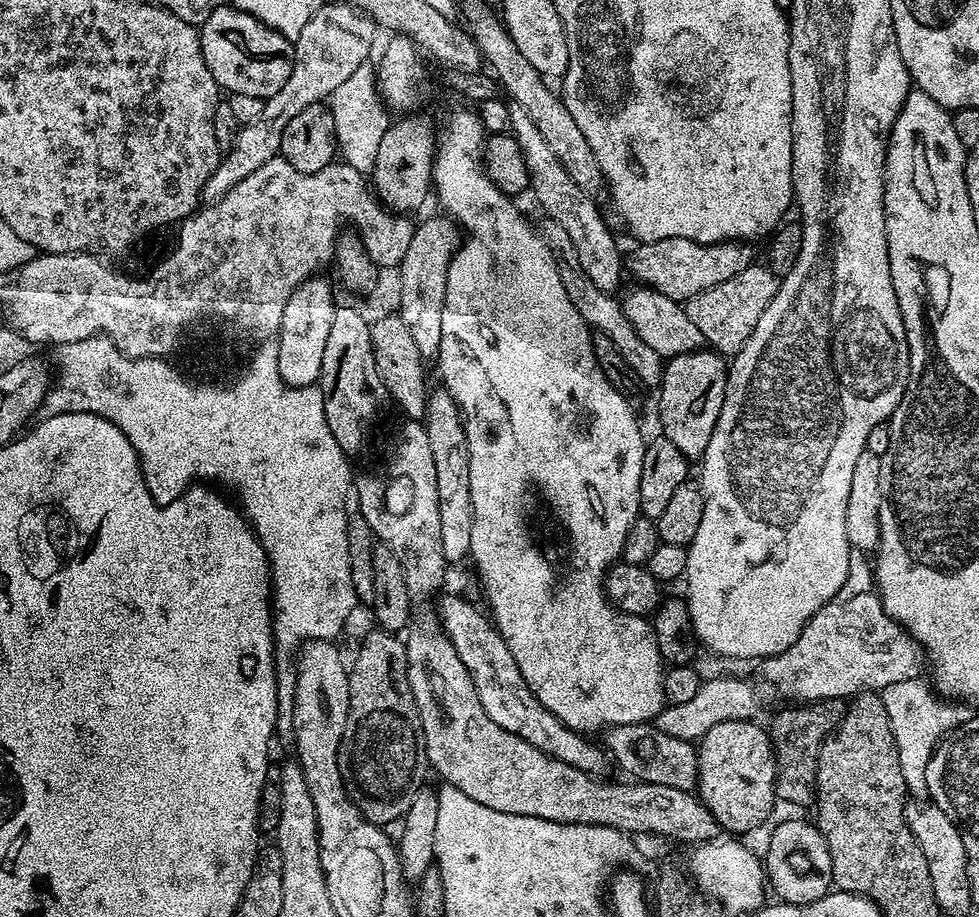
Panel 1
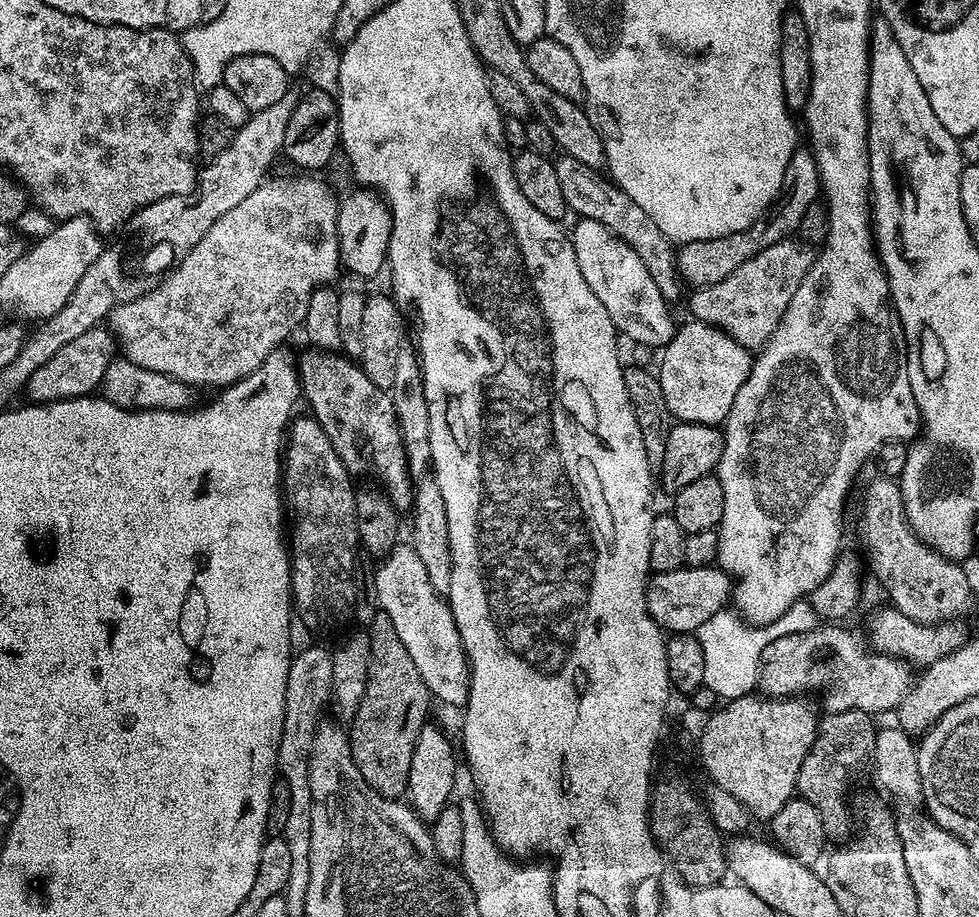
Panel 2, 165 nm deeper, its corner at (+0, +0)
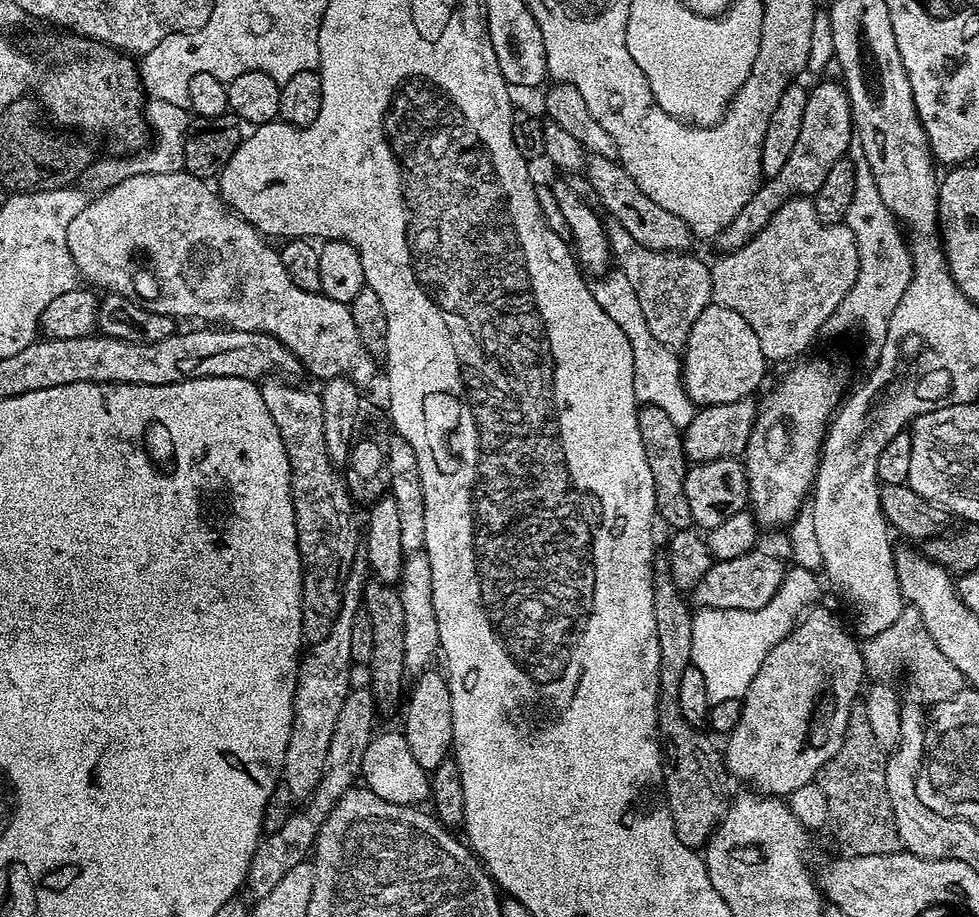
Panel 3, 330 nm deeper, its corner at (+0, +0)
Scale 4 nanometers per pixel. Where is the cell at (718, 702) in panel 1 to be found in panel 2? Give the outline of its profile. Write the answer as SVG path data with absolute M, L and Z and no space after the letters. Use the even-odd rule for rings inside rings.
M832 622L774 641L770 655L760 665L759 691L768 698L796 698L804 694L800 692L817 688L824 695L825 713L862 710L877 714L899 708L912 689L913 669L897 657L877 652L867 643L860 644L854 633L842 627ZM823 652L828 652L828 657L820 660Z

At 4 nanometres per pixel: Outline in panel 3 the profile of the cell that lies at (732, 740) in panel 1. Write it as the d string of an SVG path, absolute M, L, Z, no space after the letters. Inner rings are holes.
M813 606L796 621L792 633L778 642L766 654L754 682L746 690L738 726L727 733L728 745L723 745L722 759L727 771L740 780L749 780L763 795L786 798L798 786L813 783L822 766L838 754L844 741L852 705L861 695L860 683L866 680L864 654L857 637L840 625L840 620L828 608Z

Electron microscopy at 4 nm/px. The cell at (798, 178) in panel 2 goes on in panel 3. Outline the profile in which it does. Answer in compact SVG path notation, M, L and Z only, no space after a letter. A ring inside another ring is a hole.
M824 78L821 84L811 85L806 98L806 115L802 117L802 131L798 133L794 150L790 153L786 166L782 166L777 176L767 177L757 187L750 202L746 202L746 206L738 210L738 218L734 218L734 222L730 222L728 228L724 228L715 236L714 244L720 247L719 251L733 252L746 246L746 242L754 239L766 226L766 222L774 218L774 214L783 206L785 200L814 194L818 186L822 186L822 181L826 179L826 174L834 166L834 162L845 159L852 135L852 107L843 83L832 78Z

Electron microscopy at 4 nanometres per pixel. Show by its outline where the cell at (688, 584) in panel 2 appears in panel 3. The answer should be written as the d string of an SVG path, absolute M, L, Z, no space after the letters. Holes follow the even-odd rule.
M753 550L742 554L742 558L718 560L712 563L710 570L698 586L692 589L690 600L697 609L713 608L714 610L758 610L774 598L778 586L782 586L786 564L768 552Z

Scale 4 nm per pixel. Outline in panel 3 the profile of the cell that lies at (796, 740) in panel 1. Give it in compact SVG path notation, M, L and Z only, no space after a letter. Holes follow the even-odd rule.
M863 702L852 705L846 734L838 754L822 766L814 783L826 794L830 806L828 828L849 853L890 854L901 847L898 826L894 822L894 810L890 806L890 794L886 794L886 748L874 738L870 721L866 718Z

